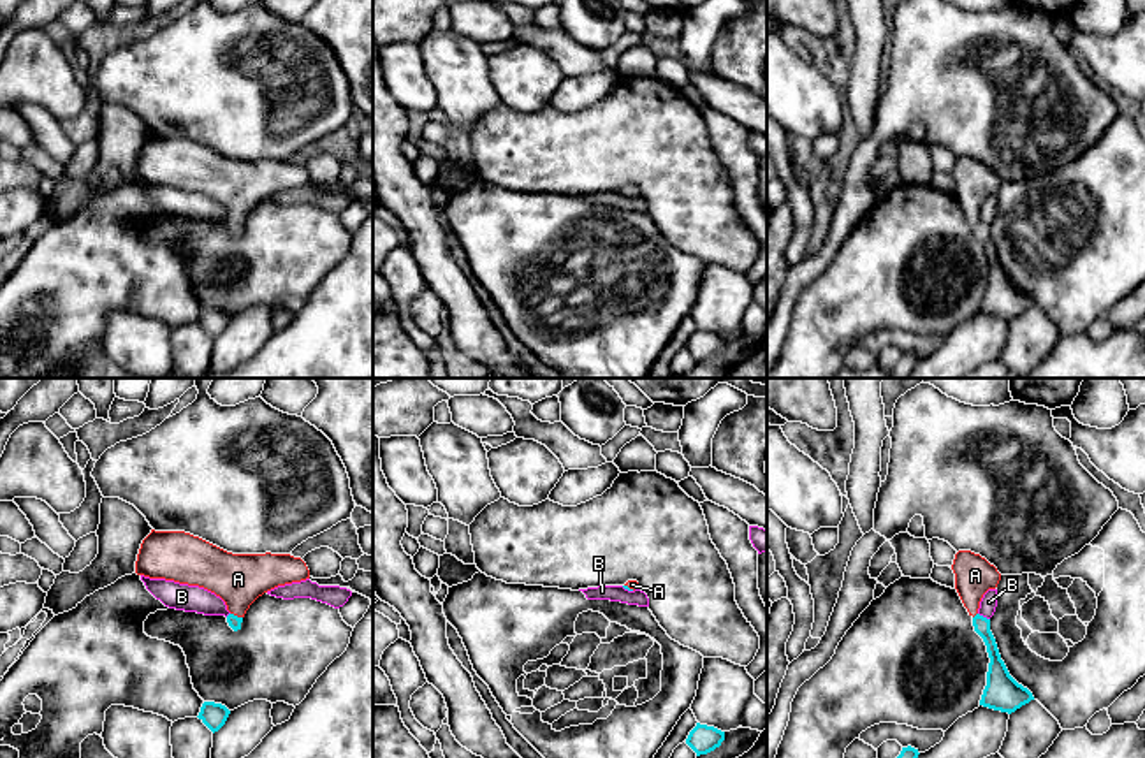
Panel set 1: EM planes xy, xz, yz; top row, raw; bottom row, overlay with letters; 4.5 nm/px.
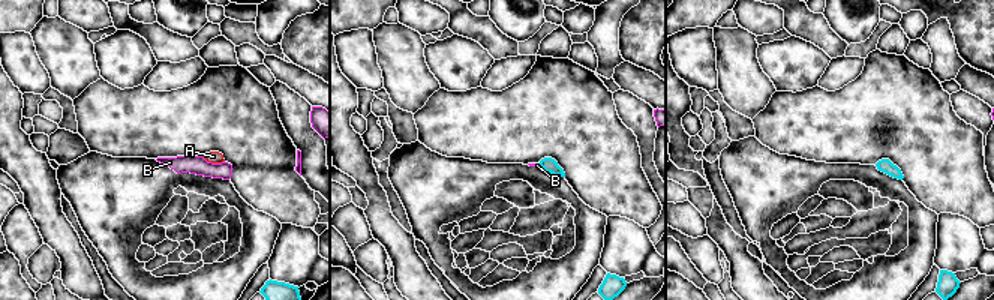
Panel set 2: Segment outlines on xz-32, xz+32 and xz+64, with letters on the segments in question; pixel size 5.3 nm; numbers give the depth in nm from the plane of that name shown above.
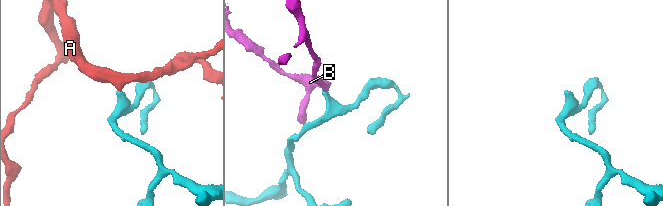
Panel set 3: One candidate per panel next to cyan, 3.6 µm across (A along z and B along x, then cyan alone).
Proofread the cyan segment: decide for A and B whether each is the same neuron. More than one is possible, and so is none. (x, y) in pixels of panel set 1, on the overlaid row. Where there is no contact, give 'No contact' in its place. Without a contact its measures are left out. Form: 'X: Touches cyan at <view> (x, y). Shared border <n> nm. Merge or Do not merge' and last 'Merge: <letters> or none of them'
A: Touches cyan at xy (236, 616). Shared border 60 nm. Merge
B: Touches cyan at yz (982, 616). Shared border 70 nm. Do not merge
Merge: A

